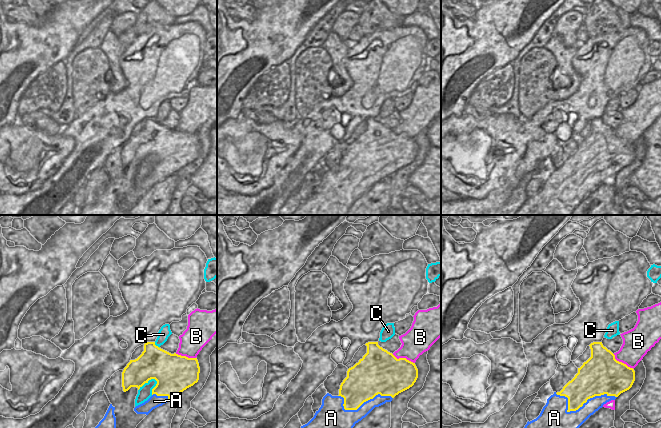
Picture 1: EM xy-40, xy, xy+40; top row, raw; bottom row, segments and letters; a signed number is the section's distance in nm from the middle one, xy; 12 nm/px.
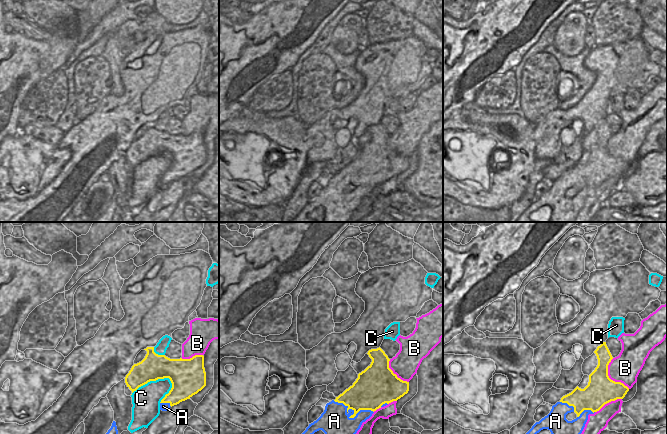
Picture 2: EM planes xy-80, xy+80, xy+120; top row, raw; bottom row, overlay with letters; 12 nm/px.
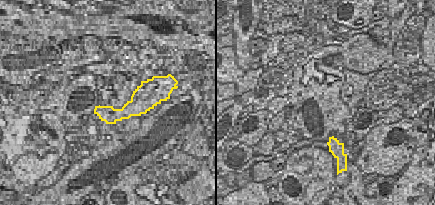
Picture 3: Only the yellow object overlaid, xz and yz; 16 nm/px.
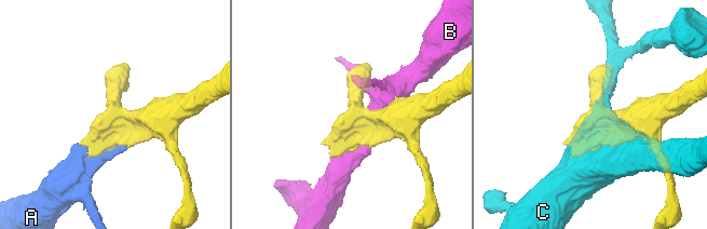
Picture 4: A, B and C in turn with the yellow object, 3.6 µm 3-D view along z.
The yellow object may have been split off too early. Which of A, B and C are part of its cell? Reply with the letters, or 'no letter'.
A.

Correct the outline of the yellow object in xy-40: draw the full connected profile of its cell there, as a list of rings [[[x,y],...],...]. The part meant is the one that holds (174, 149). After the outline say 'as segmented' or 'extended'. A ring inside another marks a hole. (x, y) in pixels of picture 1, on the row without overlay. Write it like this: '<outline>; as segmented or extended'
[[[147,118],[142,130],[137,135],[130,136],[124,144],[122,163],[124,168],[131,163],[137,163],[139,166],[149,156],[157,157],[152,165],[152,172],[134,184],[137,190],[148,191],[153,185],[176,174],[197,159],[199,149],[197,134],[171,130],[156,122],[155,118]]]; extended

